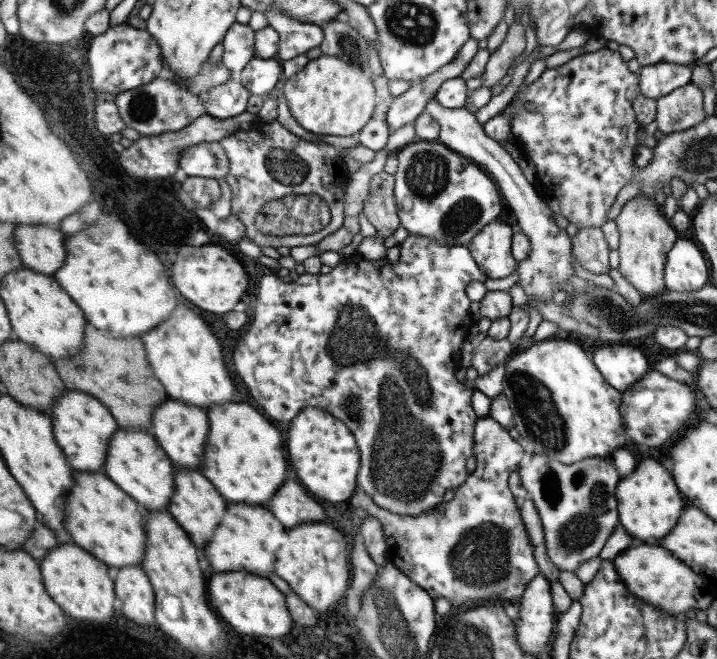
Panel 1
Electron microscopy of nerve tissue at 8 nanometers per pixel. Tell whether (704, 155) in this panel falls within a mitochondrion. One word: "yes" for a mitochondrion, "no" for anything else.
yes

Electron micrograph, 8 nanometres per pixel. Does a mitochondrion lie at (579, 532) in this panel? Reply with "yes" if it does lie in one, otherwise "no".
yes

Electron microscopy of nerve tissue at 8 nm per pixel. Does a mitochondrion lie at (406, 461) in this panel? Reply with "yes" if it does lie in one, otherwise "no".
yes

